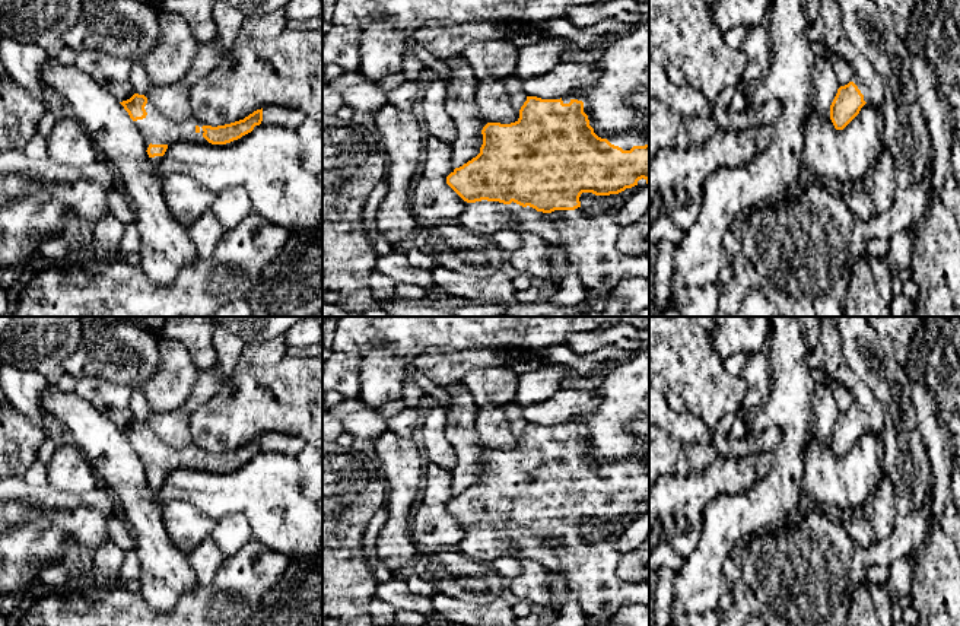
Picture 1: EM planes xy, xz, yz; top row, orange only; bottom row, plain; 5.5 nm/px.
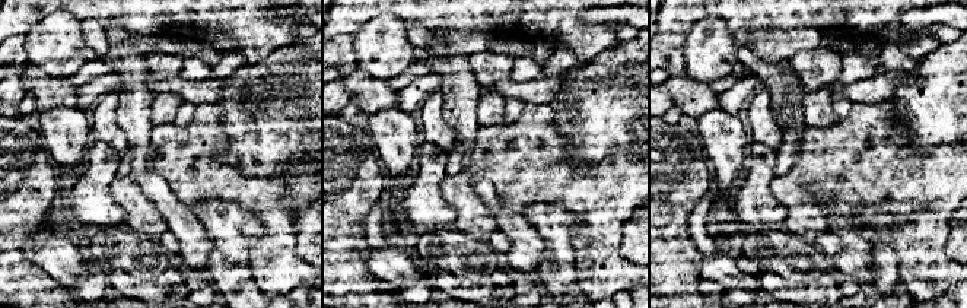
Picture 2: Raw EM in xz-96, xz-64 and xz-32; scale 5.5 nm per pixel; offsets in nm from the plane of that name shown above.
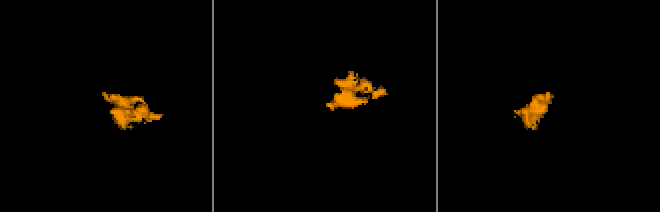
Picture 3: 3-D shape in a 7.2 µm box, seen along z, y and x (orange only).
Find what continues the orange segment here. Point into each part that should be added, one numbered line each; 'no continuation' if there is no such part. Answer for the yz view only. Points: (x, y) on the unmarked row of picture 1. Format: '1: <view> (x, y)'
1: yz (871, 412)

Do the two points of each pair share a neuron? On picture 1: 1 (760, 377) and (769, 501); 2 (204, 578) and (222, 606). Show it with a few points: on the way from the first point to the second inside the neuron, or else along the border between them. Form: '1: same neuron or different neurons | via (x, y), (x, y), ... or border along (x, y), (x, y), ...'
1: different neurons | border along (771, 369), (771, 393), (757, 410)
2: different neurons | border along (226, 556), (216, 575), (200, 587)

